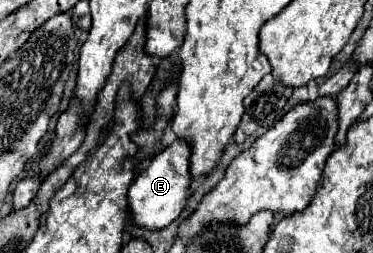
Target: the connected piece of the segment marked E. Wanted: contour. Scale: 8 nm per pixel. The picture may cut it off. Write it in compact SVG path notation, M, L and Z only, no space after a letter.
M175 140L155 158L151 158L149 164L137 174L127 194L127 216L135 226L161 230L167 228L181 214L187 200L187 190L191 186L189 154L189 144L185 140Z

